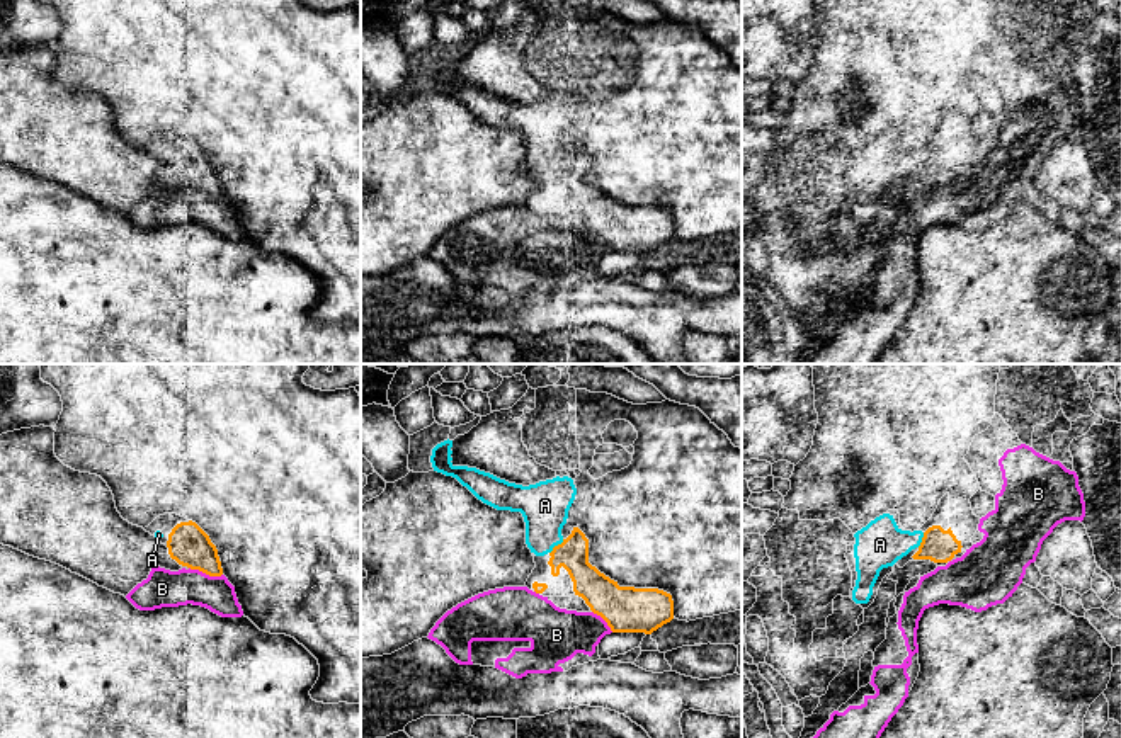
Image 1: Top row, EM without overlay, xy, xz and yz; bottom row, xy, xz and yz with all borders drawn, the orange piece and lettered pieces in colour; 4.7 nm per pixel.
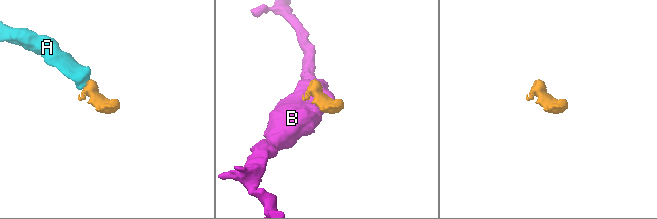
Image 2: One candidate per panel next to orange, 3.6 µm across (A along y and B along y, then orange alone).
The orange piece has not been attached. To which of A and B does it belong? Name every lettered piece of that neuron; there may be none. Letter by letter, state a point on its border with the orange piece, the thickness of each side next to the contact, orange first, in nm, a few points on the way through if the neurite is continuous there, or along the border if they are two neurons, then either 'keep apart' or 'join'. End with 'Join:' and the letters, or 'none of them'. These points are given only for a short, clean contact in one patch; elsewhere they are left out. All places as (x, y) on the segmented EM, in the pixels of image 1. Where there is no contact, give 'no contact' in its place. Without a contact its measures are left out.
A: xz (555, 546) | 150/220 nm | join
B: xy (206, 573) | 190/180 nm | keep apart
Join: A

